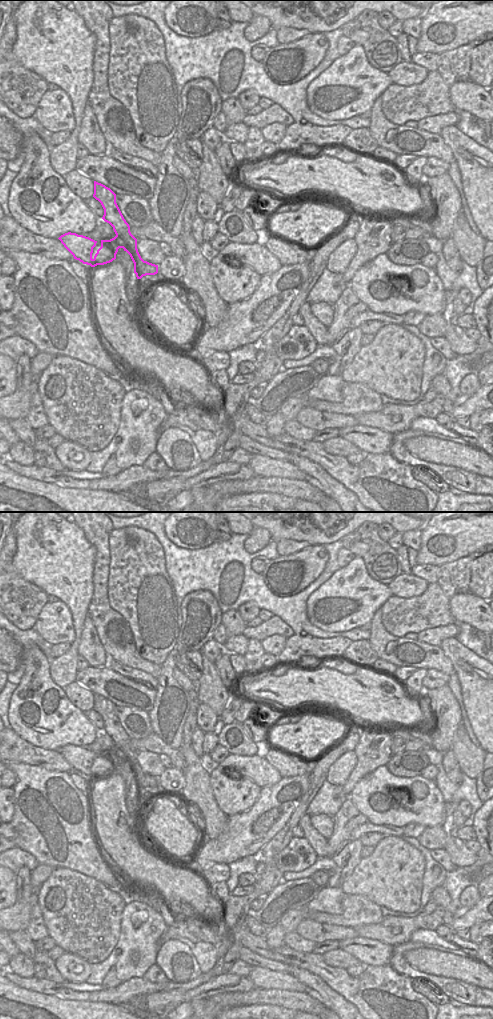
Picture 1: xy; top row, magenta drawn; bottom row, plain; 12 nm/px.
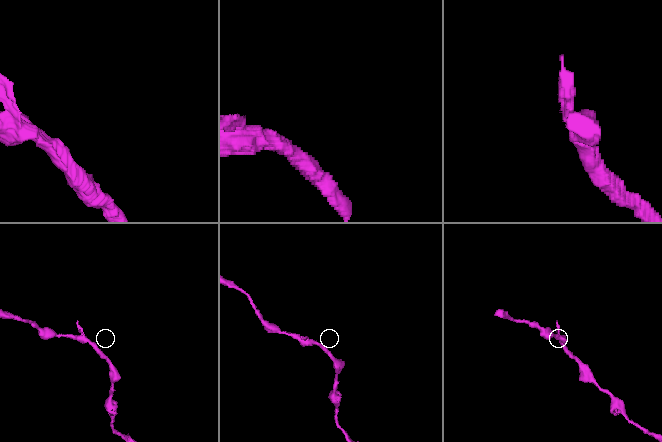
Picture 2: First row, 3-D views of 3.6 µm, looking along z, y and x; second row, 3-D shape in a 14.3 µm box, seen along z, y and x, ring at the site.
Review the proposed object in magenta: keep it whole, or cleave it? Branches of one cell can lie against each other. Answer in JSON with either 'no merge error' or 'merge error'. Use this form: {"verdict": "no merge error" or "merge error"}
{"verdict": "no merge error"}

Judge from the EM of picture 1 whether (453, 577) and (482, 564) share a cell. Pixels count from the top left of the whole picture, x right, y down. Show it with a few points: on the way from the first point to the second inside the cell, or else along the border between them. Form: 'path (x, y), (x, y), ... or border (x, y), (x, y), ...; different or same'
path (460, 576), (472, 574), (475, 571); same

